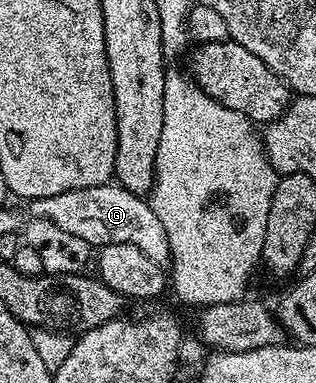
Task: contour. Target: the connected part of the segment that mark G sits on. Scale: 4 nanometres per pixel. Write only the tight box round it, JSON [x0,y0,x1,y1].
[27,181,170,268]

